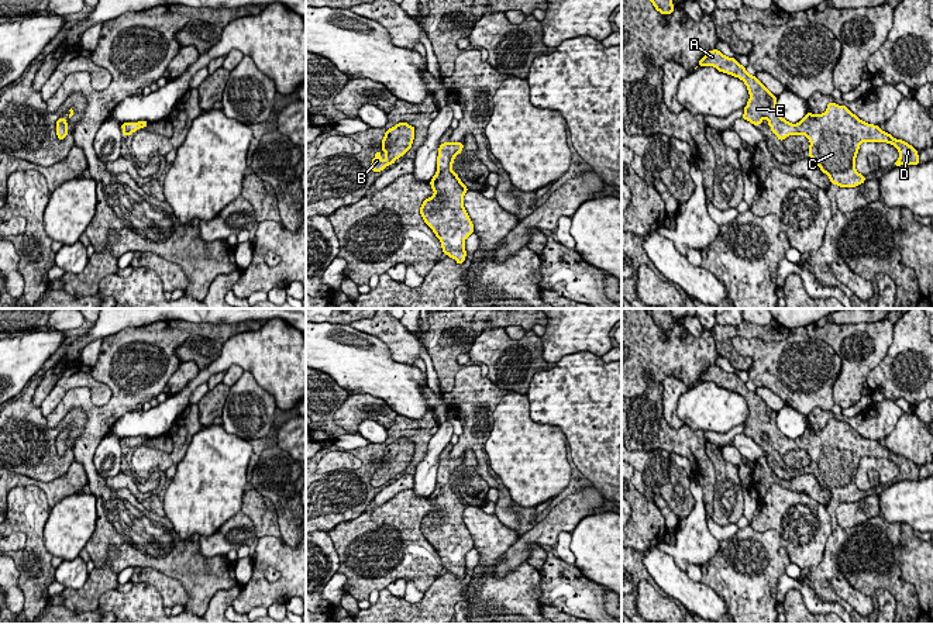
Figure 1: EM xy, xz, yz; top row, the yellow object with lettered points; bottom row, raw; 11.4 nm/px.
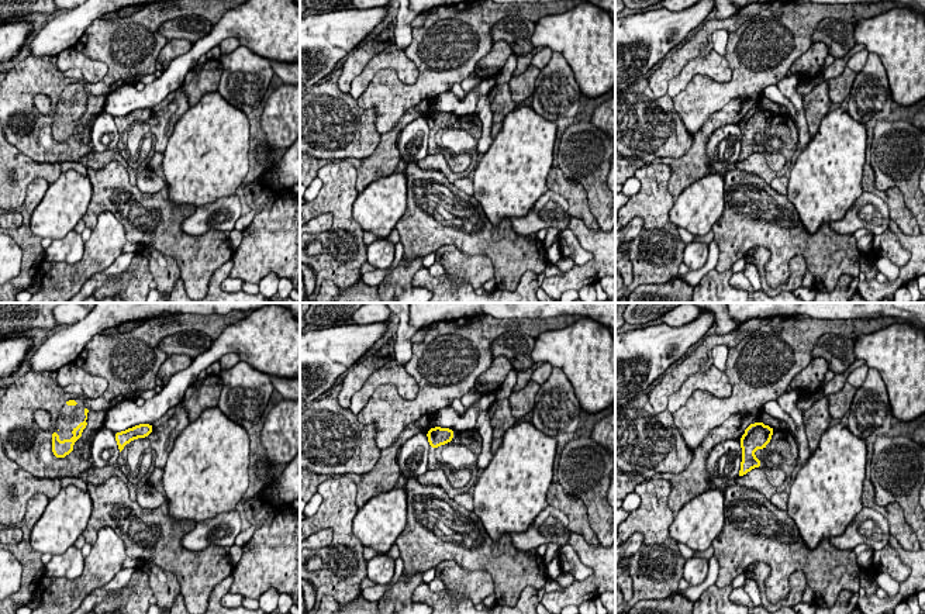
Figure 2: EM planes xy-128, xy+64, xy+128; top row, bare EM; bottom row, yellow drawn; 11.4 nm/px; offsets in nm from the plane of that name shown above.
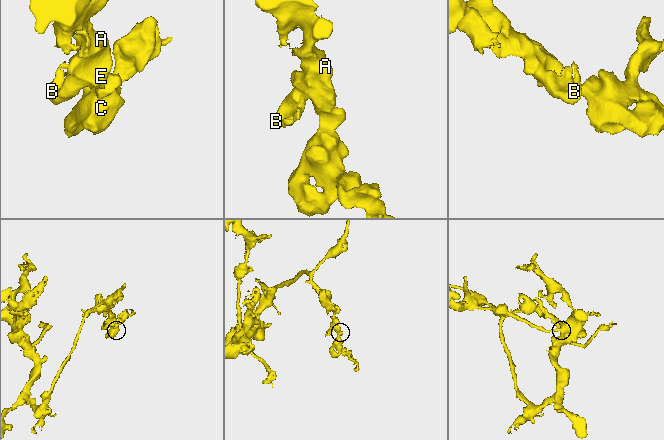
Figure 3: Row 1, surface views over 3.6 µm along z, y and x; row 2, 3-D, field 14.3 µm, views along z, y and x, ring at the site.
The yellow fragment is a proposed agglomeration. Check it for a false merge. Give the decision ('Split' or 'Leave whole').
Leave whole

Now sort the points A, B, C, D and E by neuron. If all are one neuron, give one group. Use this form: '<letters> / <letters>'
A B C D E

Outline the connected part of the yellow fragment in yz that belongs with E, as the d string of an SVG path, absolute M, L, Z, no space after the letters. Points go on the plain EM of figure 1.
M713 365L699 376L698 382L713 382L743 396L750 414L741 434L755 442L765 434L779 456L792 449L805 451L810 456L809 473L830 493L832 500L855 503L865 497L865 492L855 485L855 473L864 456L894 461L899 466L899 475L894 482L920 479L917 466L912 461L894 454L878 441L860 435L844 420L832 417L824 428L806 428L798 439L792 439L778 428L777 413L734 373Z

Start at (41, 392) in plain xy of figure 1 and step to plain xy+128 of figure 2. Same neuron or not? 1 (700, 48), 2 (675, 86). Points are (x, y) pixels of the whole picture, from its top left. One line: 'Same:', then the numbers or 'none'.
Same: 1

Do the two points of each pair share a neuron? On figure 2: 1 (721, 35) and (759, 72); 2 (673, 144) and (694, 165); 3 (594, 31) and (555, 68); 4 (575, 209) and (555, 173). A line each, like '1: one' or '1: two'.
1: two
2: two
3: two
4: one

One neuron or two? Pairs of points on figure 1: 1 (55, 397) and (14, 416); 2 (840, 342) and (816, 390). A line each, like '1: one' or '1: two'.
1: two
2: two

